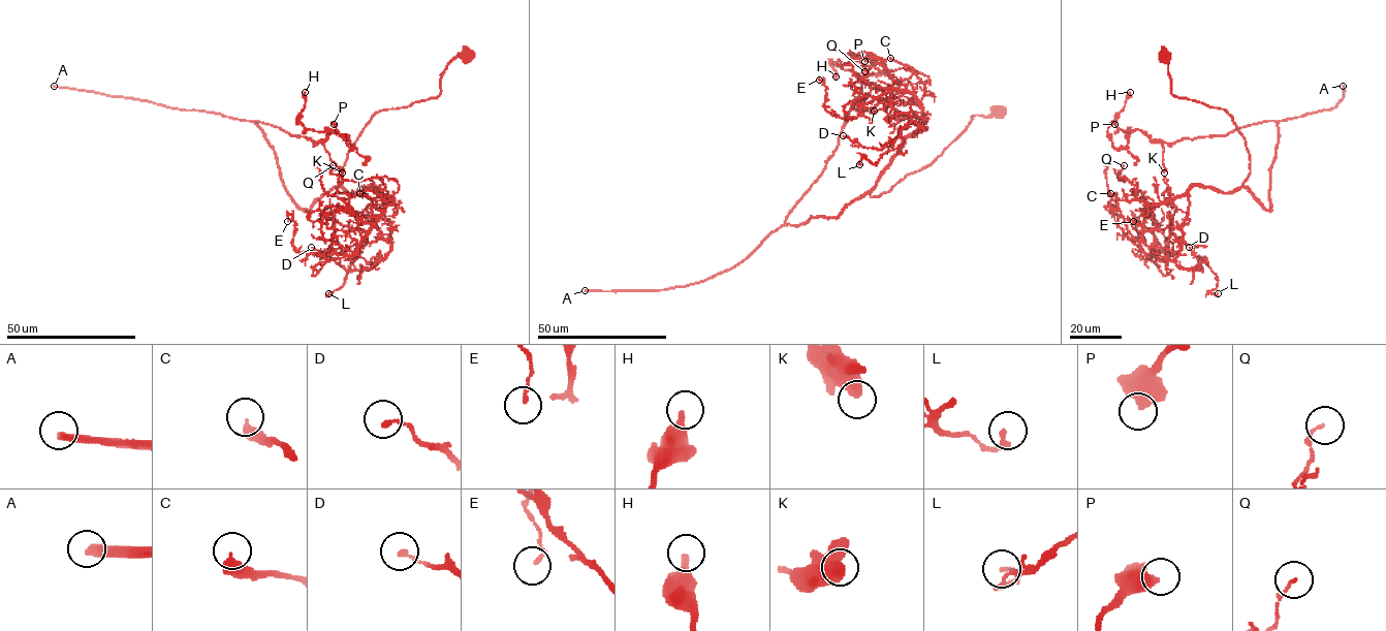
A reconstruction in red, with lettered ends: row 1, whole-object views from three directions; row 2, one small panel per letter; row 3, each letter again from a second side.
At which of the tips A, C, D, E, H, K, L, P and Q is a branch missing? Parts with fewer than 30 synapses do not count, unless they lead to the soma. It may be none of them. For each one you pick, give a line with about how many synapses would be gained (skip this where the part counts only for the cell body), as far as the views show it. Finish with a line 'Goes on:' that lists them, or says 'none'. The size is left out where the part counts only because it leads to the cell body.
A: 300 synapses
Goes on: A

